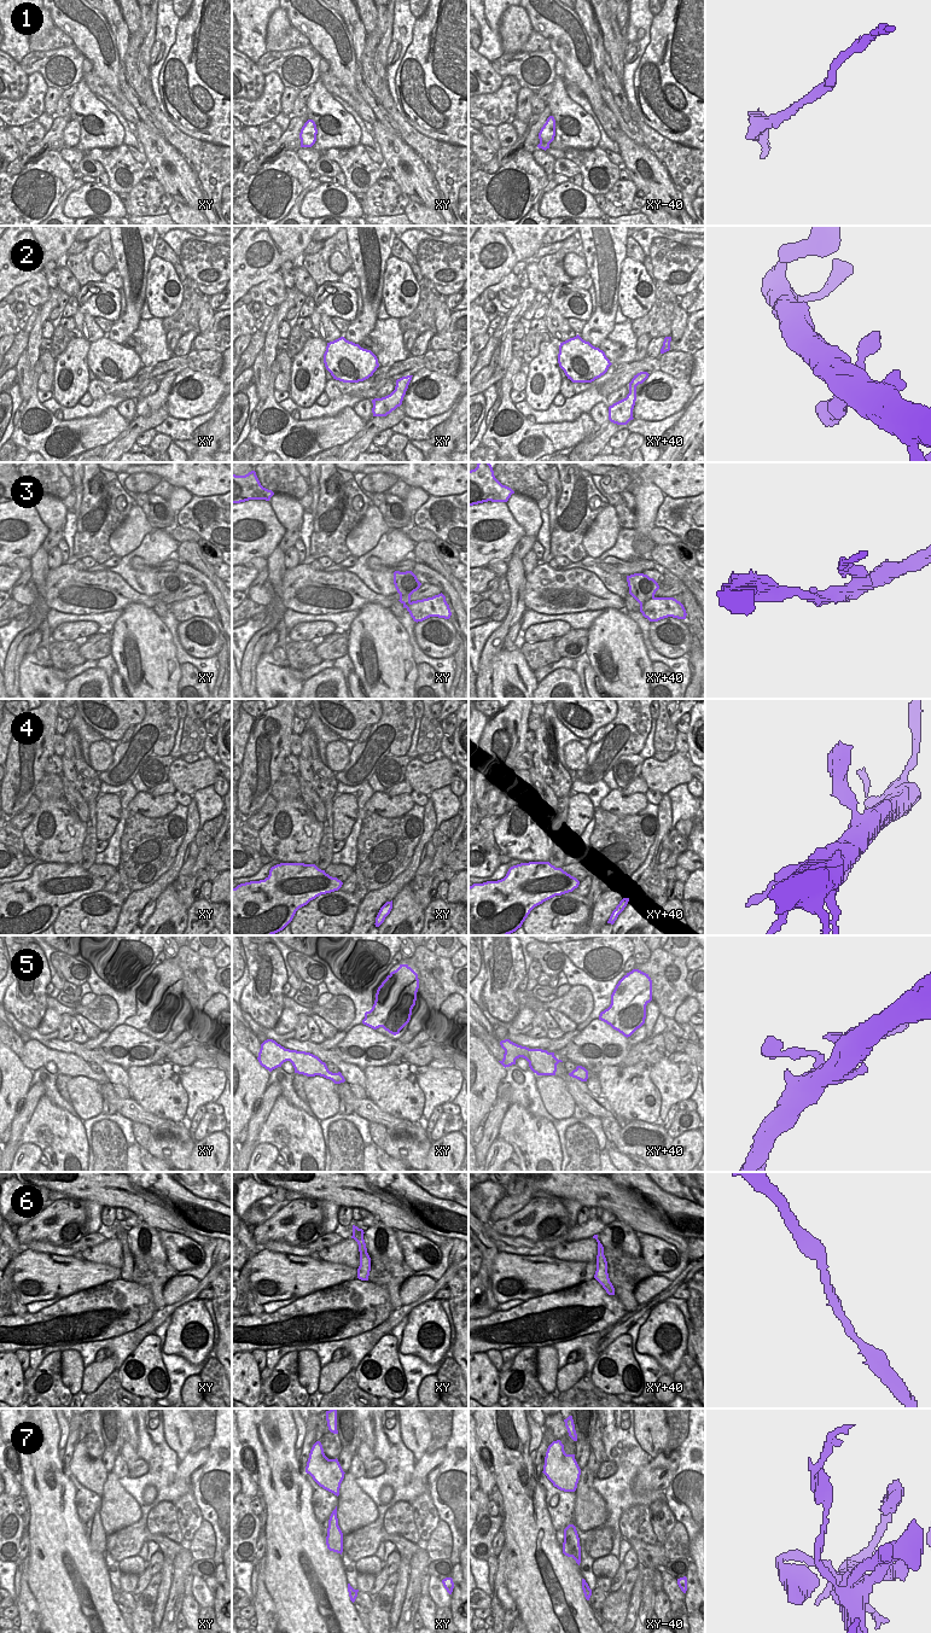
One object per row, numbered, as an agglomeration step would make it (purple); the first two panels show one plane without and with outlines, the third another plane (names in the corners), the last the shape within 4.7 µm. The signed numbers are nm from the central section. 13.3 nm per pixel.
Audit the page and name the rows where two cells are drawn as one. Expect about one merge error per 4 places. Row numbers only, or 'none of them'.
3, 7

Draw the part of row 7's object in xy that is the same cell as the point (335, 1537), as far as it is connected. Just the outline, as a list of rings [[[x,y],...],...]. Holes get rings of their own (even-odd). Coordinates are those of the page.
[[[338,1518],[328,1520],[326,1545],[330,1551],[343,1552],[343,1533],[338,1526]]]

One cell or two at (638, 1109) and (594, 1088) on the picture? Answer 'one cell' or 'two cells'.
two cells

